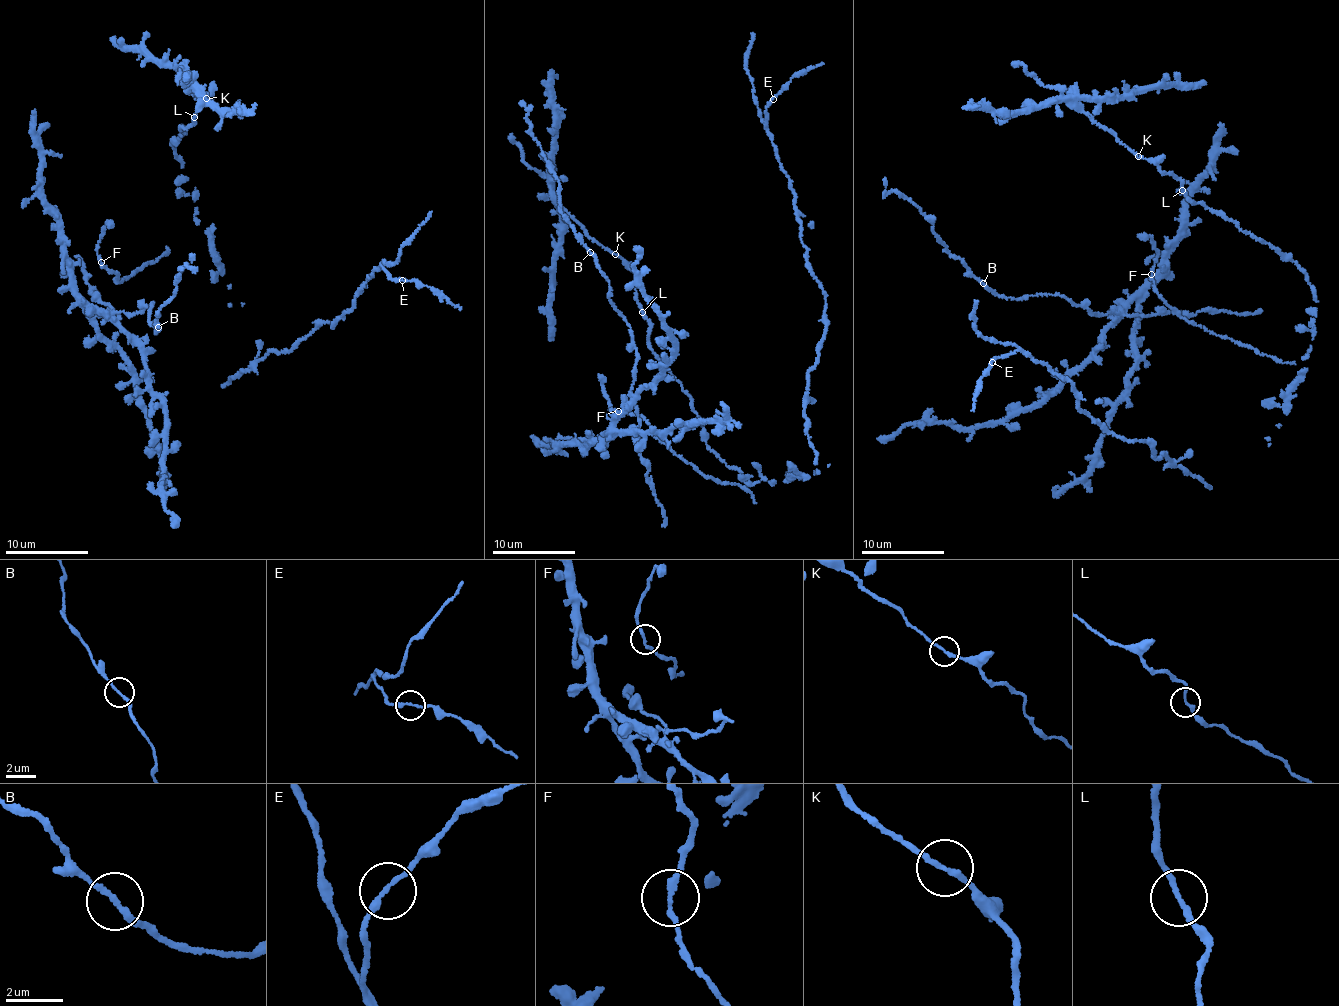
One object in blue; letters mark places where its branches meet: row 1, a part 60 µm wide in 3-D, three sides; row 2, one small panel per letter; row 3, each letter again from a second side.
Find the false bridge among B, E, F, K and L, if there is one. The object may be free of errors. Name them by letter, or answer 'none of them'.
none of them

